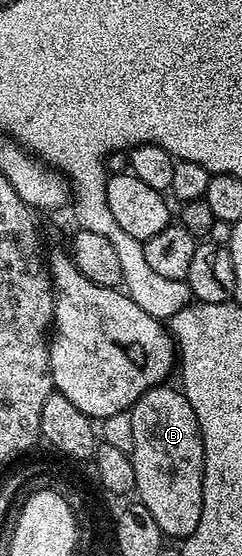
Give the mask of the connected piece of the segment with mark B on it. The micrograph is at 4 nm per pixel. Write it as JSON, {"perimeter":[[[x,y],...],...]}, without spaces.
{"perimeter":[[[168,383],[154,386],[132,406],[134,449],[130,456],[139,504],[154,515],[165,538],[183,539],[193,533],[198,519],[202,519],[204,444],[194,407],[190,407],[184,392],[170,386]]]}

